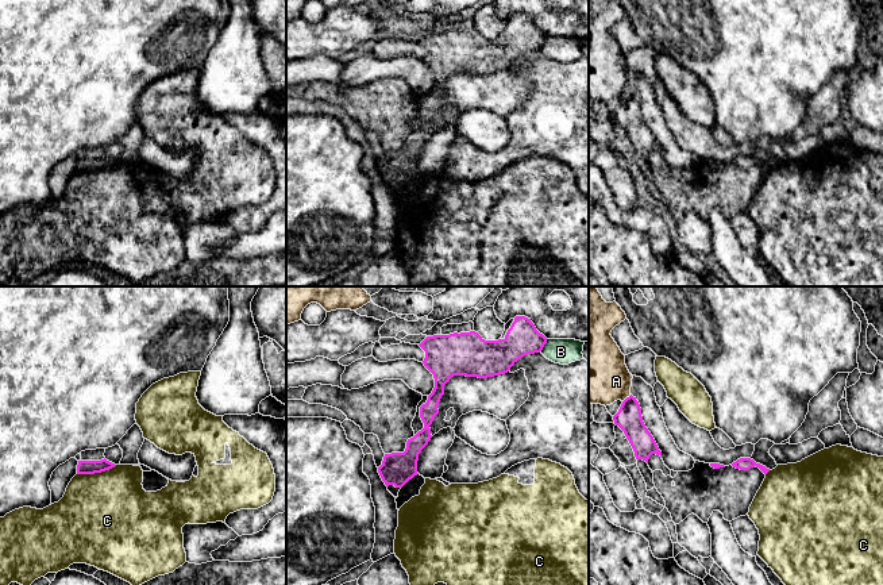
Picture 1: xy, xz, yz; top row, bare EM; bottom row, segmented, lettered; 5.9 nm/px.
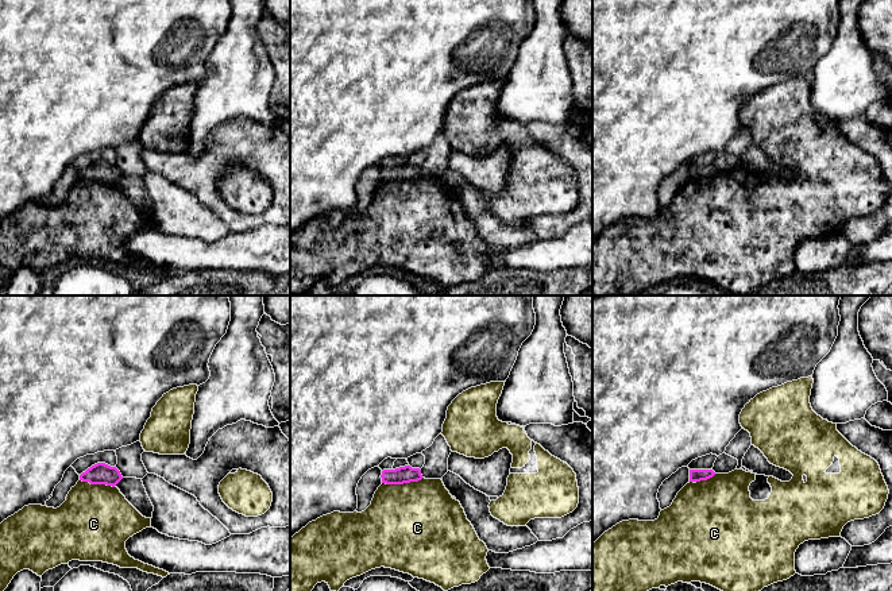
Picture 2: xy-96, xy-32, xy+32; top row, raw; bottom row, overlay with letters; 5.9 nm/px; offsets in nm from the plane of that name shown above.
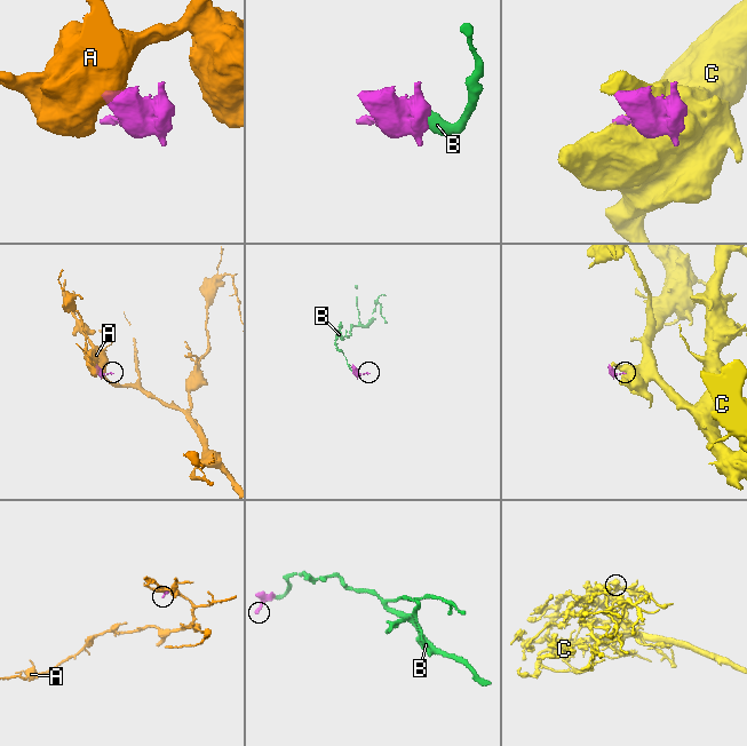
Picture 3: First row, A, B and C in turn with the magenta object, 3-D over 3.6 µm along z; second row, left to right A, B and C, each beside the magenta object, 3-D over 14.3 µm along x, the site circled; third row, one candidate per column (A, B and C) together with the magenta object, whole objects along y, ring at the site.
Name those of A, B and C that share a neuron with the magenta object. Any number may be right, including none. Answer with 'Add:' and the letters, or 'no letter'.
Add: no letter

